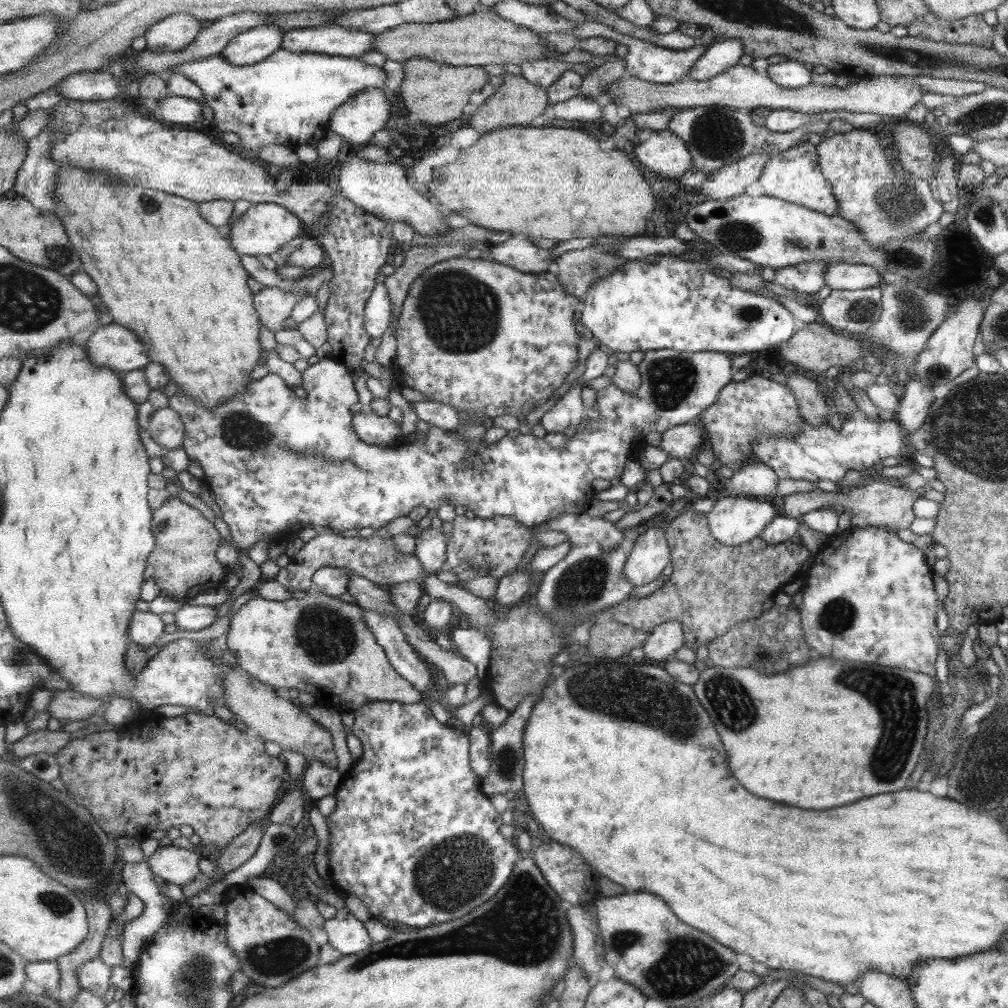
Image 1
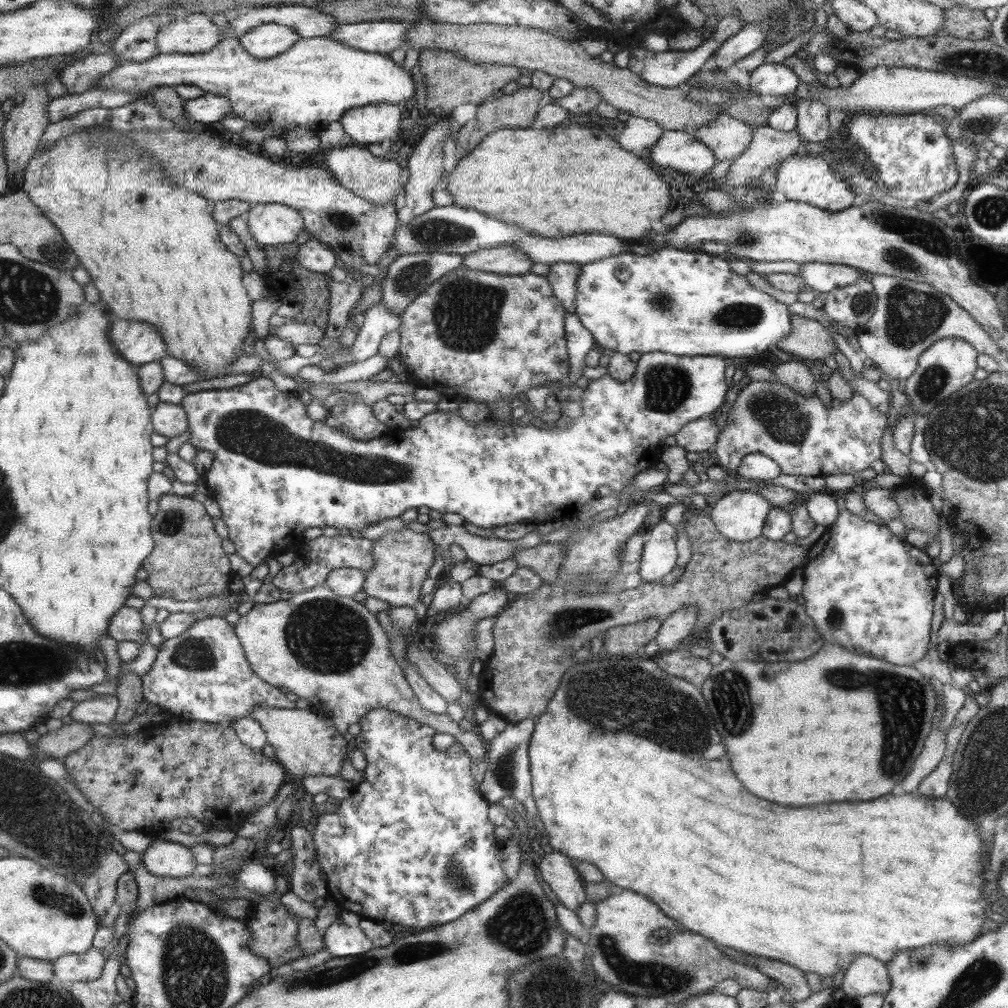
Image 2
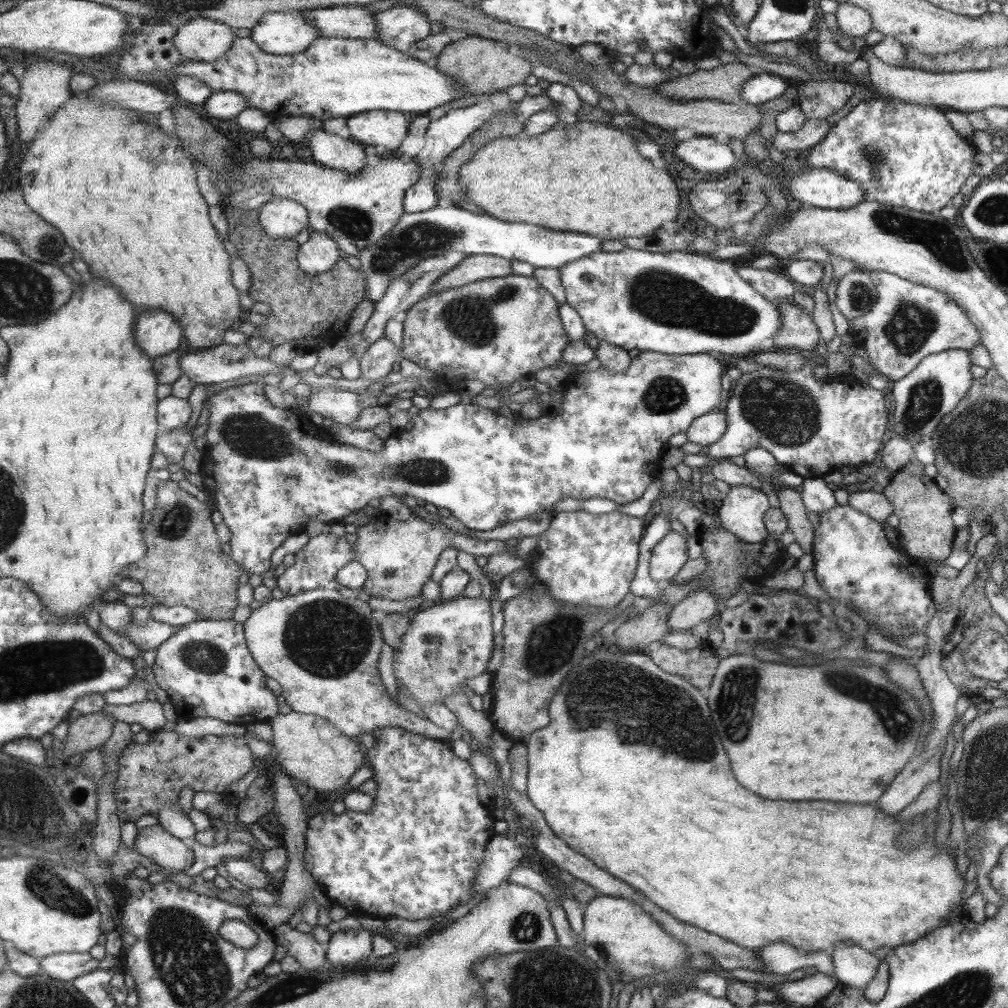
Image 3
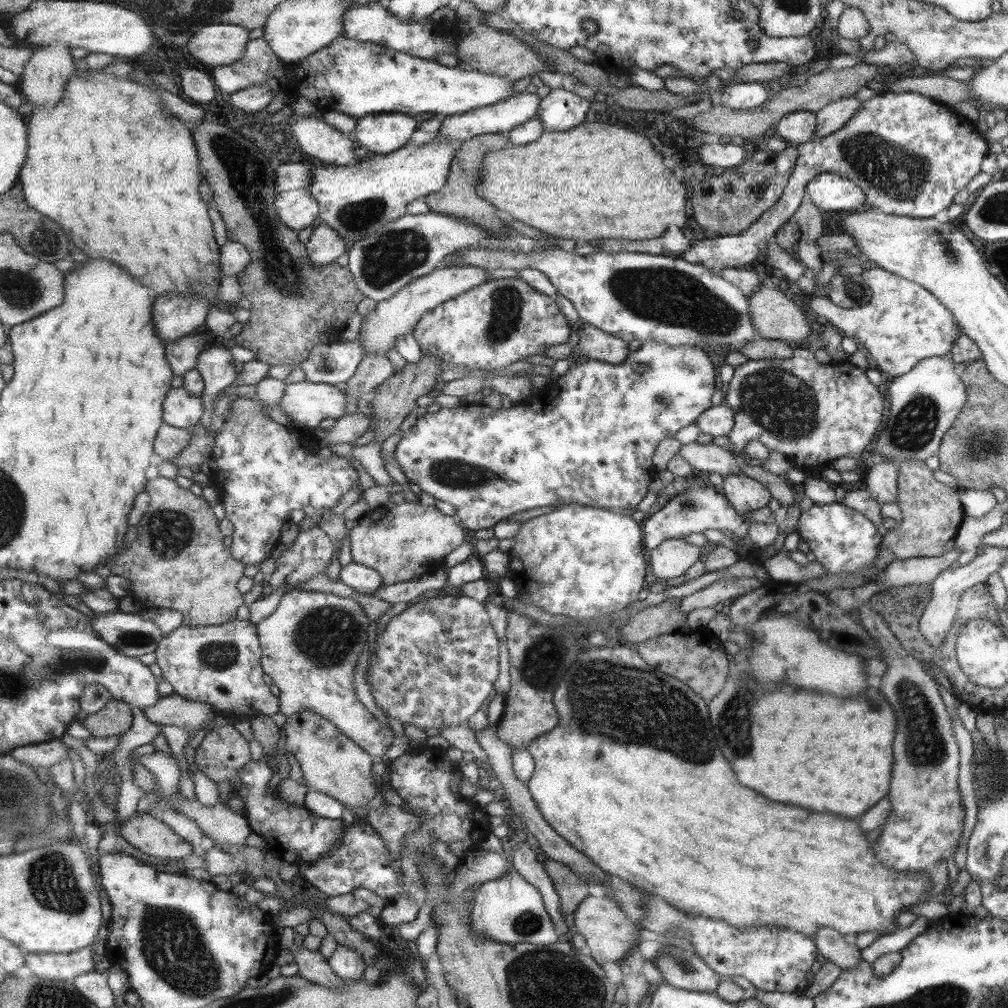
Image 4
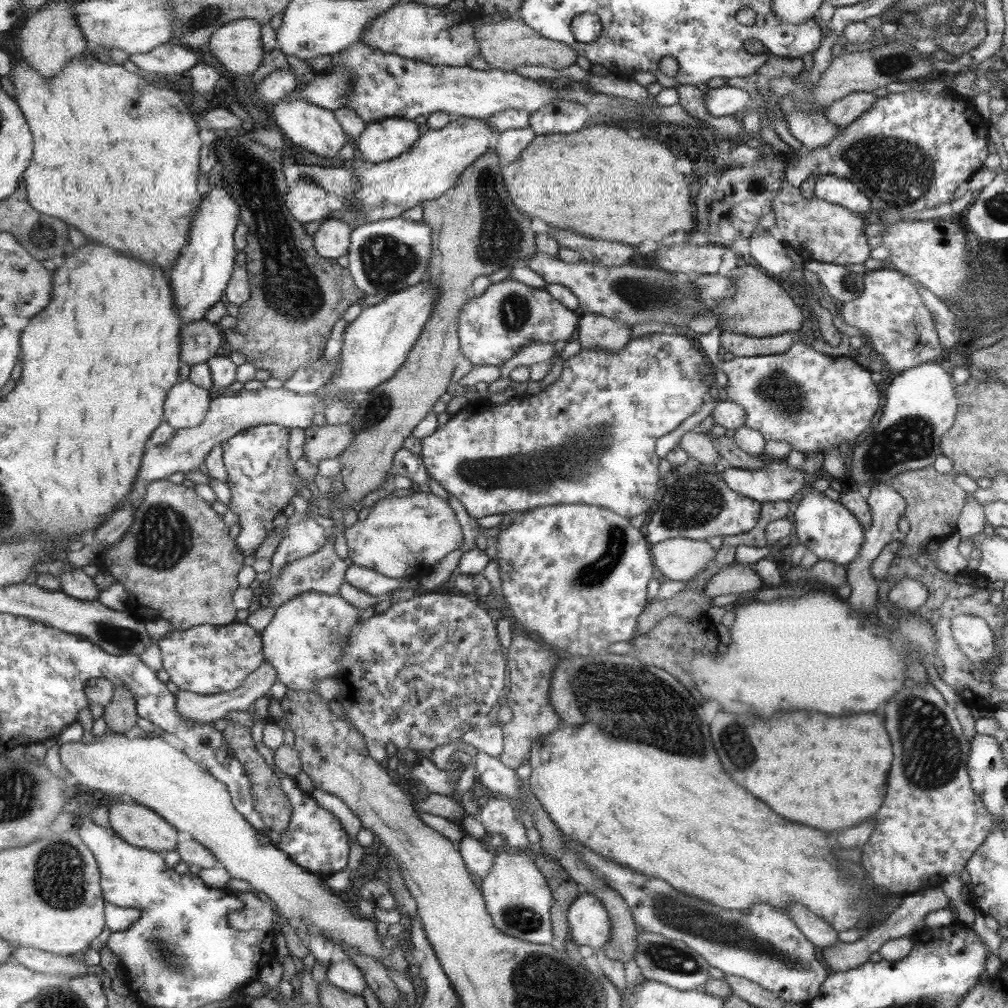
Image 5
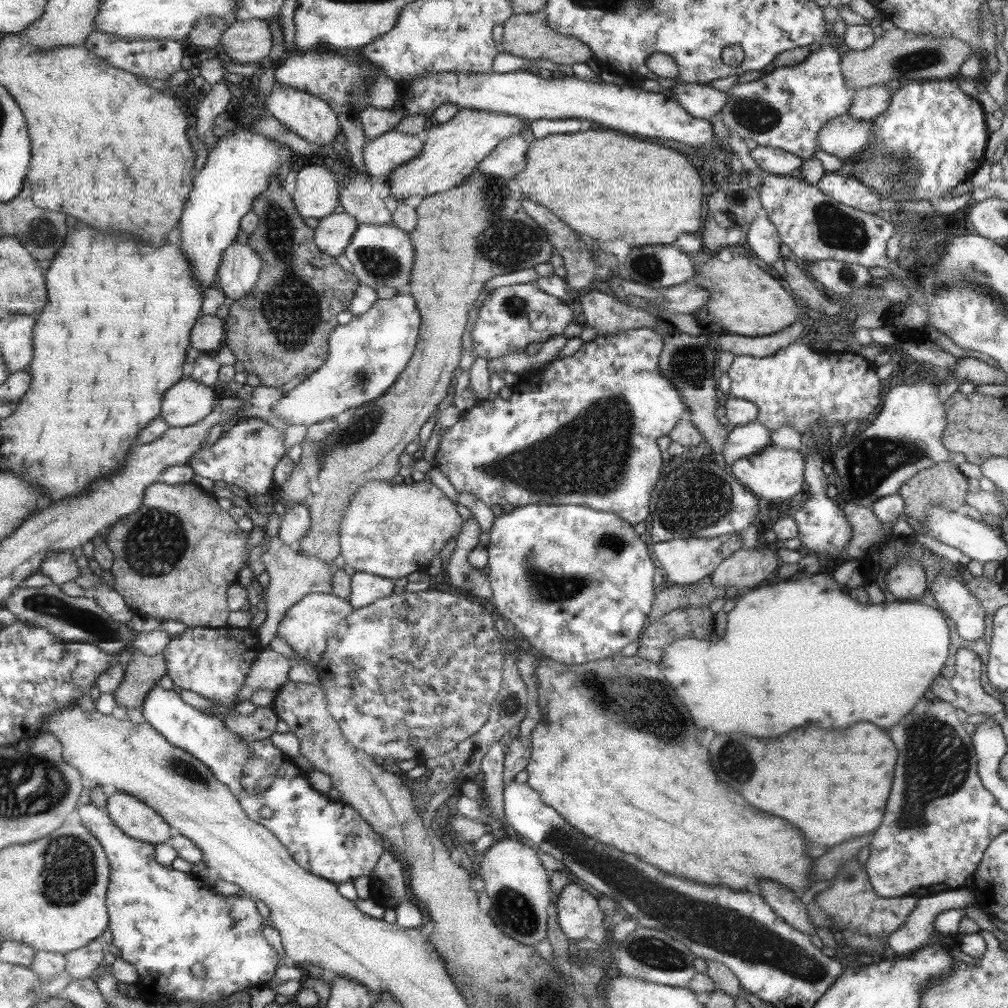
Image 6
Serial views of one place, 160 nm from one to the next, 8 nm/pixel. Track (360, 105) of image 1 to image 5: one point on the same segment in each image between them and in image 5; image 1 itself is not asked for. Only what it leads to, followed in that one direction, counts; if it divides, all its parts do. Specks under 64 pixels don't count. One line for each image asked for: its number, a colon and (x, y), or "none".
2: (370, 124)
3: (388, 128)
4: (383, 133)
5: (386, 139)

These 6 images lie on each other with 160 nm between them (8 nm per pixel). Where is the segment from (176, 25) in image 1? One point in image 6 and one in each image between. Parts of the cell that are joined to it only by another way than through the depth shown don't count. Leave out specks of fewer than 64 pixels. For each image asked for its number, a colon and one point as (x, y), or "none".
2: (195, 34)
3: (201, 39)
4: (218, 45)
5: (238, 46)
6: (248, 41)

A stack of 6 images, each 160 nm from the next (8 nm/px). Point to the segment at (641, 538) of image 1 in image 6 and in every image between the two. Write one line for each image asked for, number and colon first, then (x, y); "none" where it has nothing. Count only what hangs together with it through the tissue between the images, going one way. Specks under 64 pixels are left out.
2: (657, 558)
3: (669, 554)
4: (669, 559)
5: (677, 558)
6: (684, 562)

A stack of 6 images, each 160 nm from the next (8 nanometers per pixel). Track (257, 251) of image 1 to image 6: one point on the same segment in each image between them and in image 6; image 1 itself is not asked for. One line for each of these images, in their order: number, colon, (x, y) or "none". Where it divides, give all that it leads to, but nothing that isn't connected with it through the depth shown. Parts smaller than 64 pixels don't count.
2: (271, 224)
3: (281, 217)
4: (297, 208)
5: (307, 201)
6: (317, 195)

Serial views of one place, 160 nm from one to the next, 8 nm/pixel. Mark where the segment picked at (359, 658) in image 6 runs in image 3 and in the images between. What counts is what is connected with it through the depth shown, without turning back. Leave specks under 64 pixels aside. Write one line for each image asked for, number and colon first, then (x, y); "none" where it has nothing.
3: (445, 644)
4: (434, 665)
5: (420, 674)

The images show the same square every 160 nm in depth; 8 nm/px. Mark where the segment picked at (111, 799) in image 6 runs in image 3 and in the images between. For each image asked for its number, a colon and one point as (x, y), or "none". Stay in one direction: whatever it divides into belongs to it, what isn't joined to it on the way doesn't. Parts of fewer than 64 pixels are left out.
3: (167, 851)
4: (149, 834)
5: (138, 825)

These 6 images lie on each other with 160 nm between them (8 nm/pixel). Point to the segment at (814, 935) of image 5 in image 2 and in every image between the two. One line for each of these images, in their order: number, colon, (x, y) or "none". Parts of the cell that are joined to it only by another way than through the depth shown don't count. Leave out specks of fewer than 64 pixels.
2: (866, 975)
3: (854, 967)
4: (832, 946)

